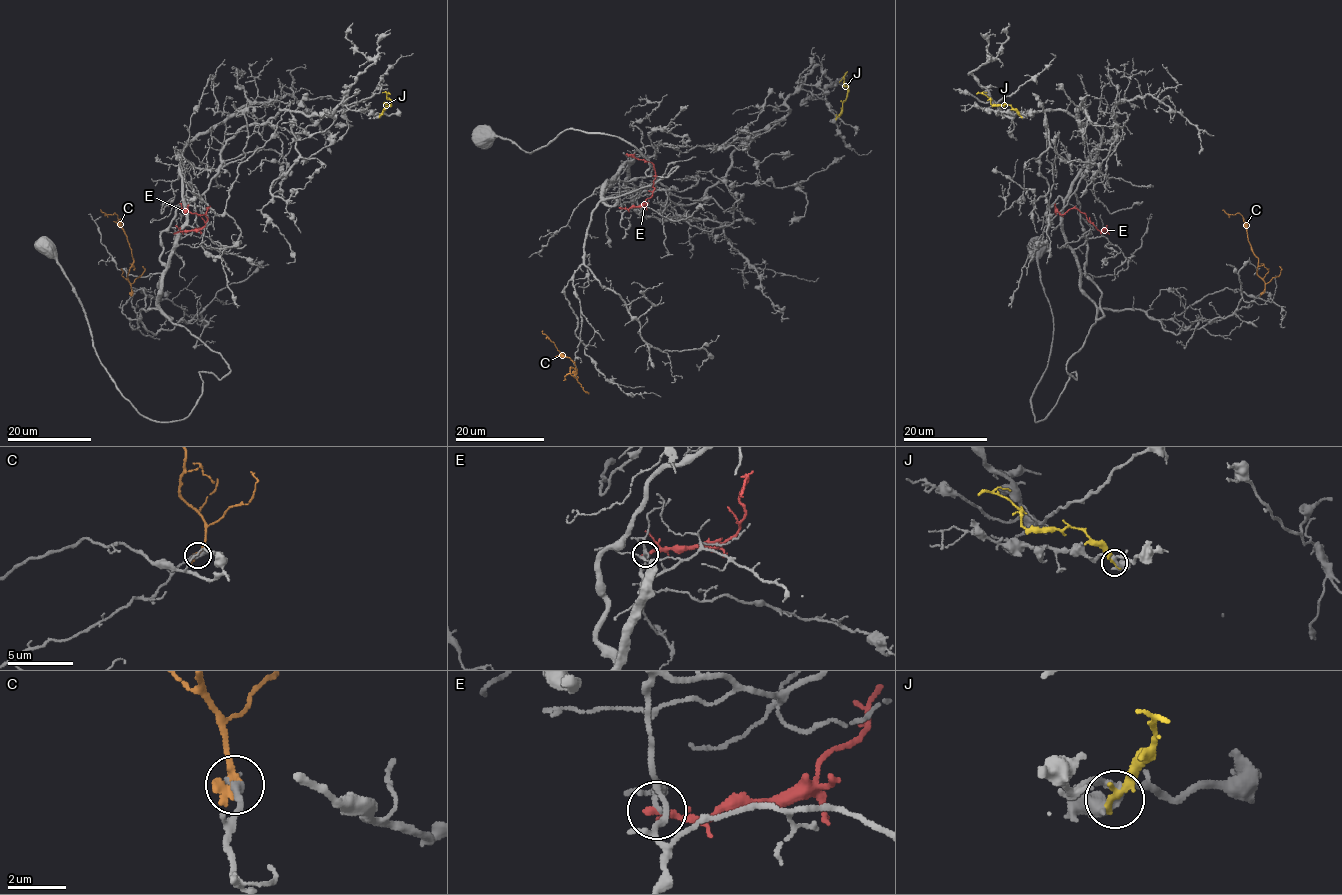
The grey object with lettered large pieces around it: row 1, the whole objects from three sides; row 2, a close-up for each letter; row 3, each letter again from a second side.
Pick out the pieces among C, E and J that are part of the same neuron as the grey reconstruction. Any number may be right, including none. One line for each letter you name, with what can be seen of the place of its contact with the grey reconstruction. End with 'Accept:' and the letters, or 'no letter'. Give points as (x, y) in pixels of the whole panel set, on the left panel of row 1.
C: contact (132, 293)
Accept: C

